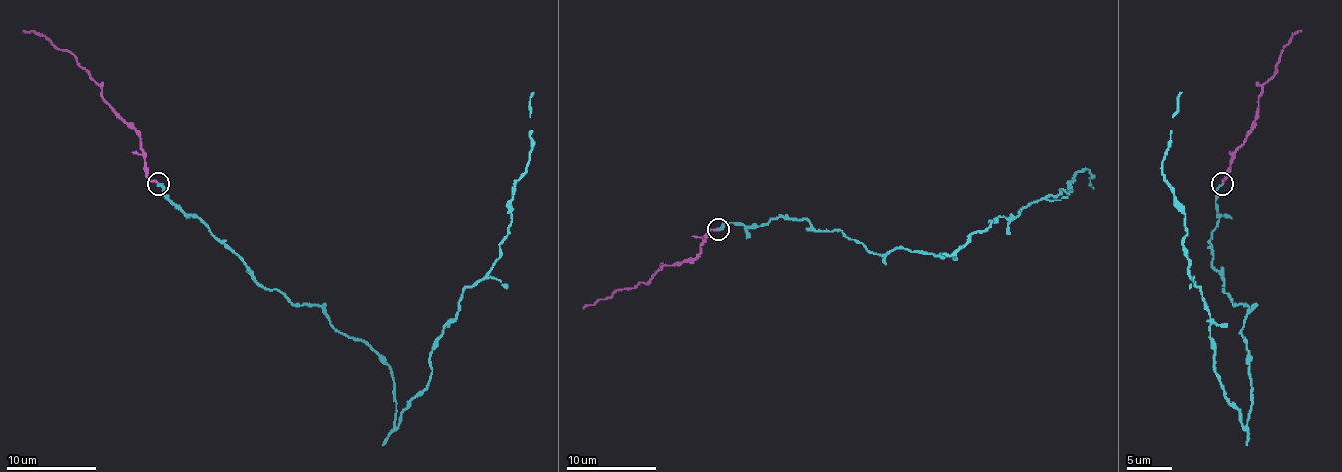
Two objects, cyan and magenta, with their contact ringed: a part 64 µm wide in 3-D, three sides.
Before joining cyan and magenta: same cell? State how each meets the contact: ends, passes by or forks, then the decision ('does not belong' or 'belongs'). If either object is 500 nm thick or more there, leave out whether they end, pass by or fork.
cyan ends | magenta ends | belongs

